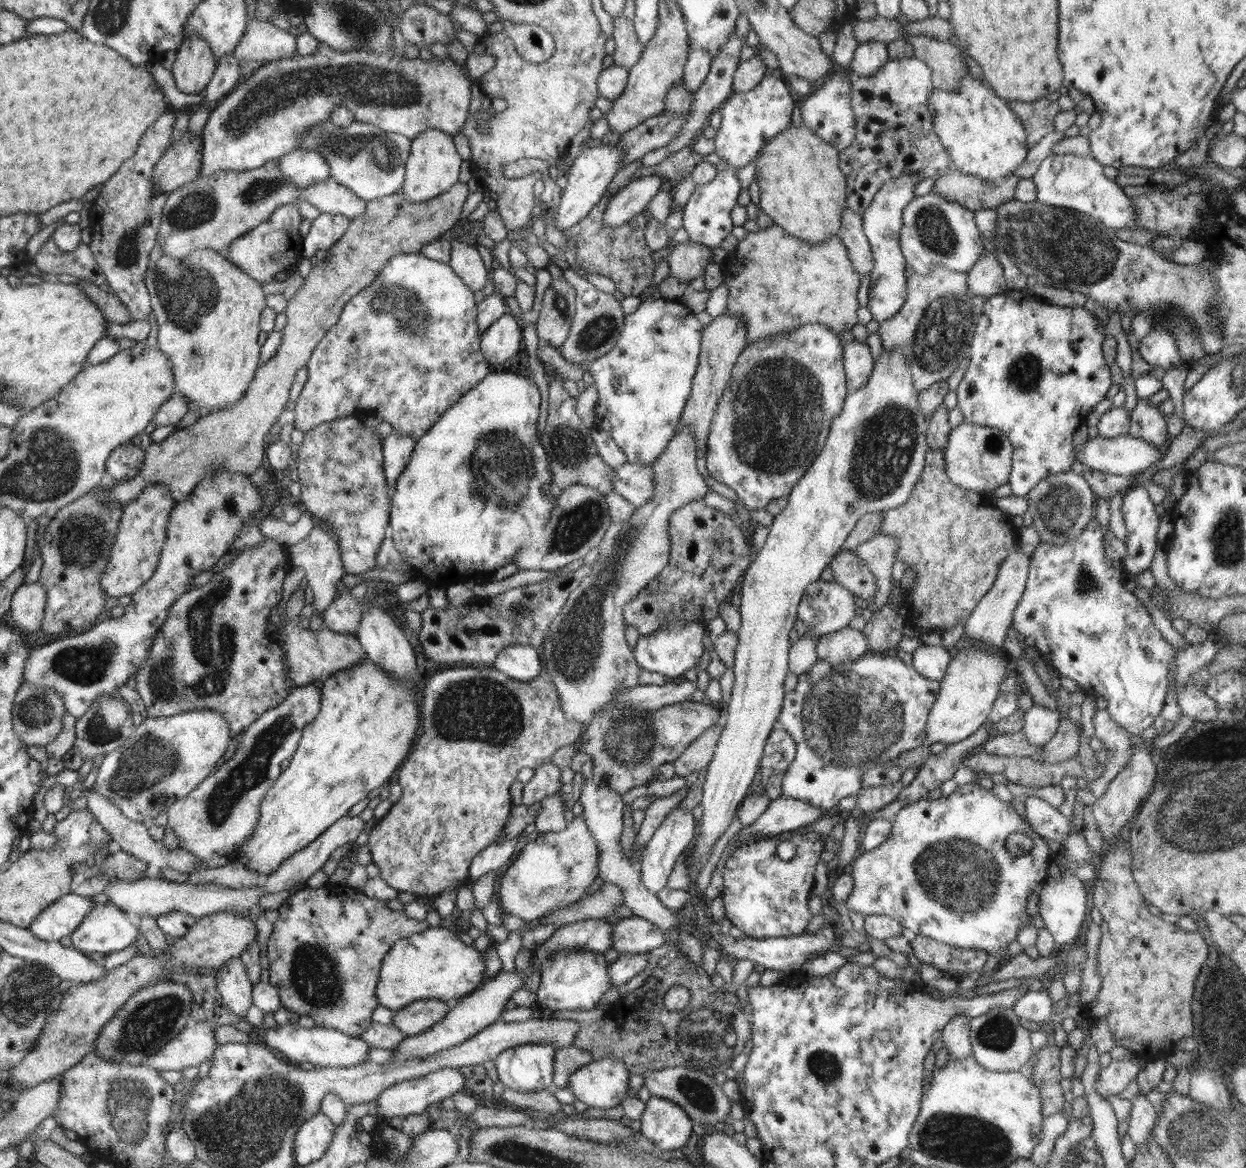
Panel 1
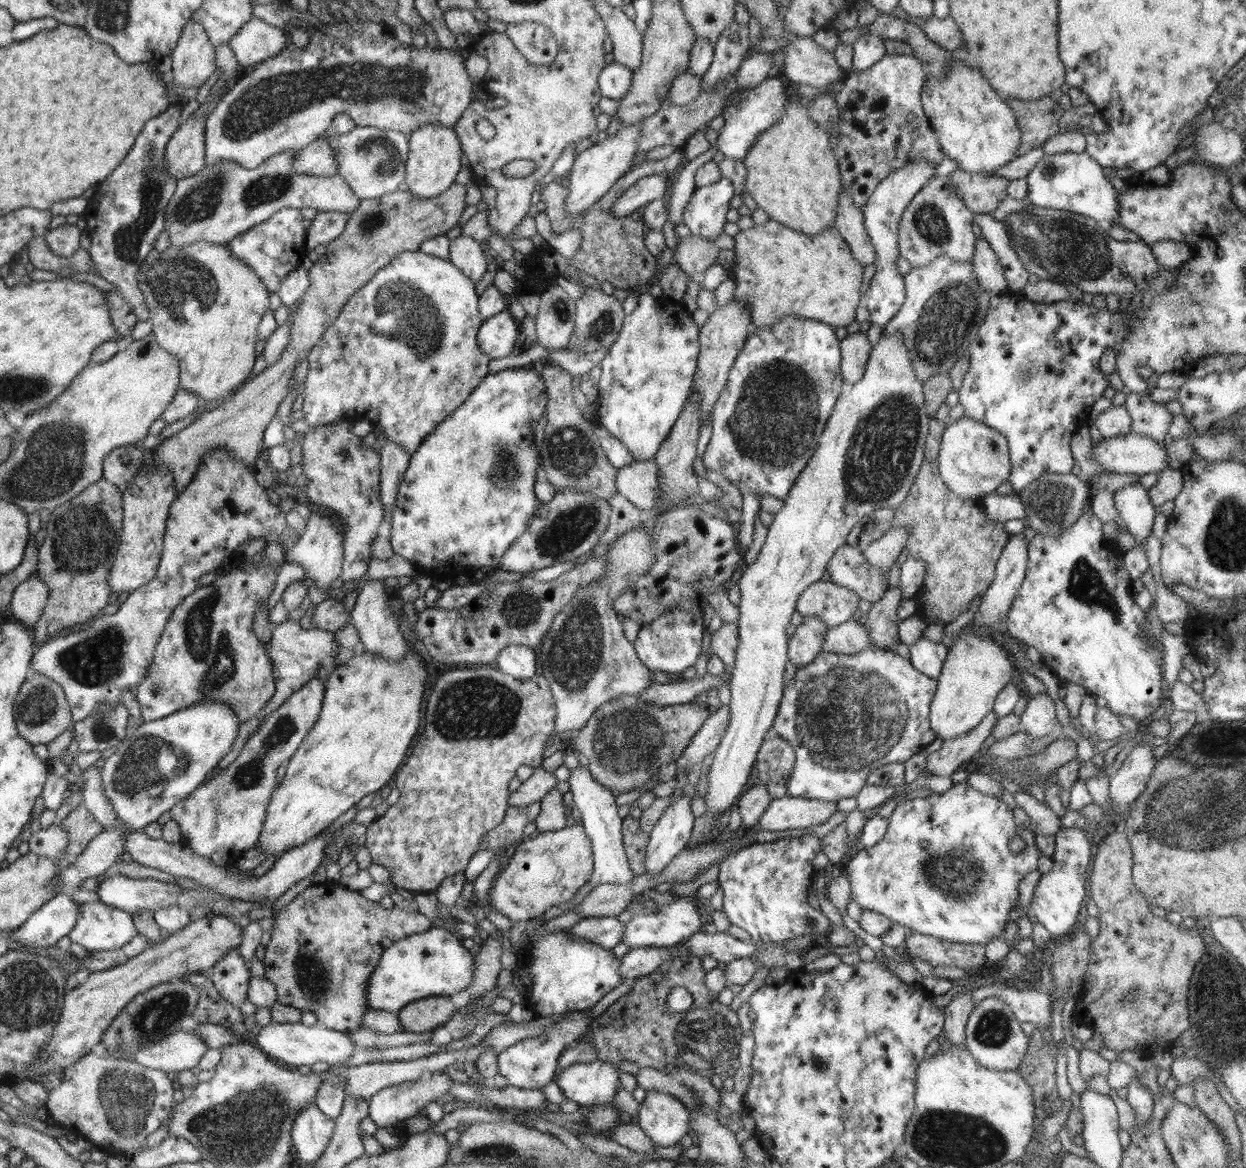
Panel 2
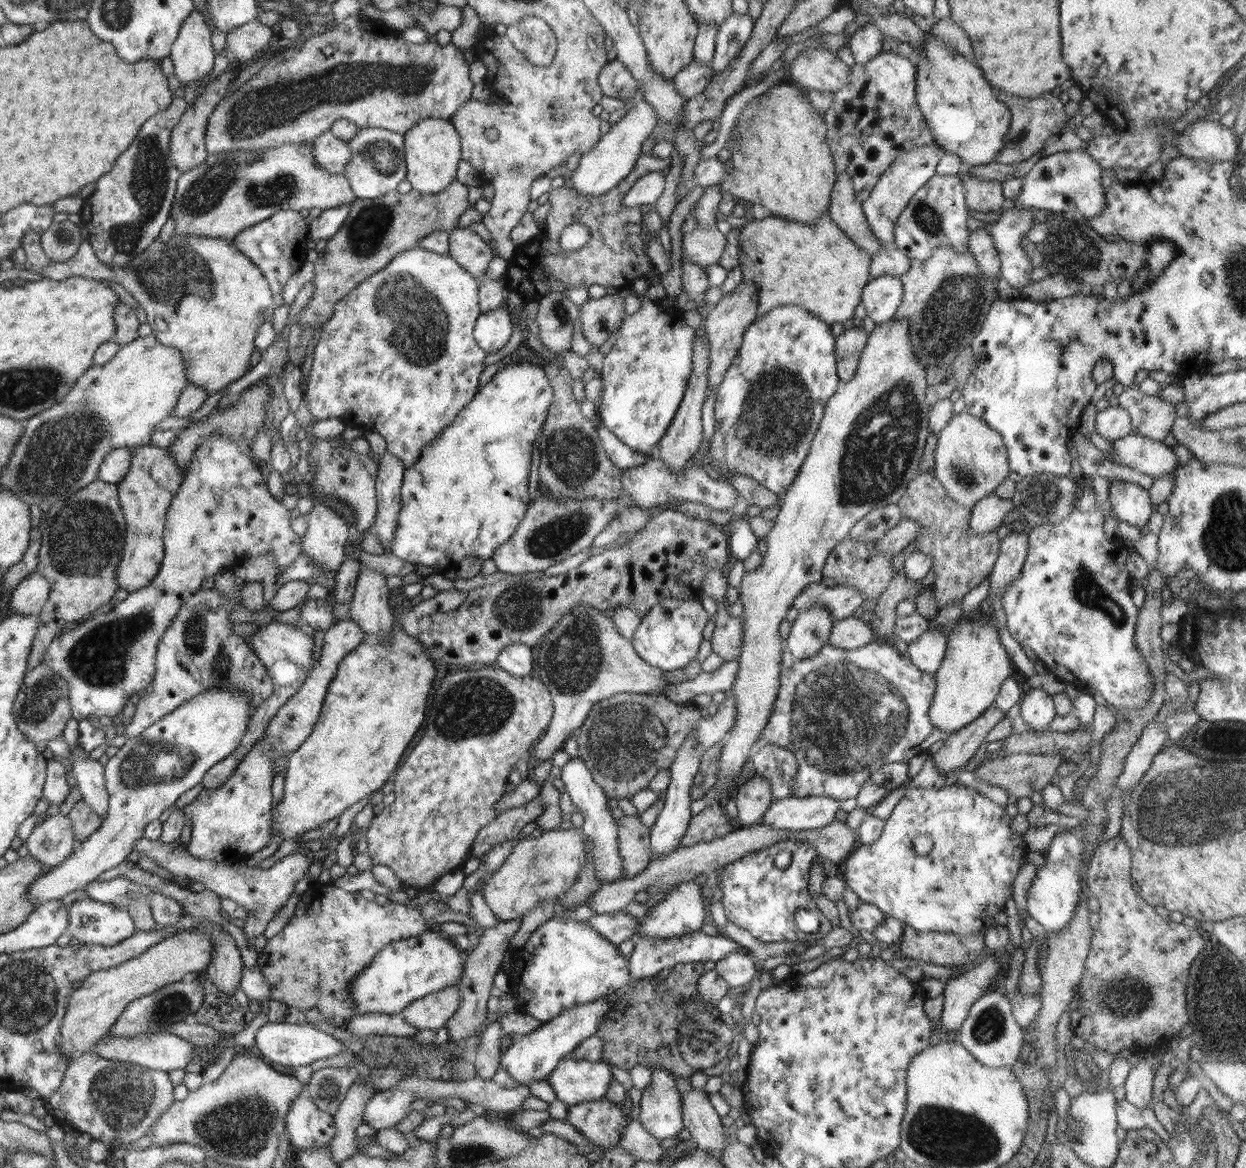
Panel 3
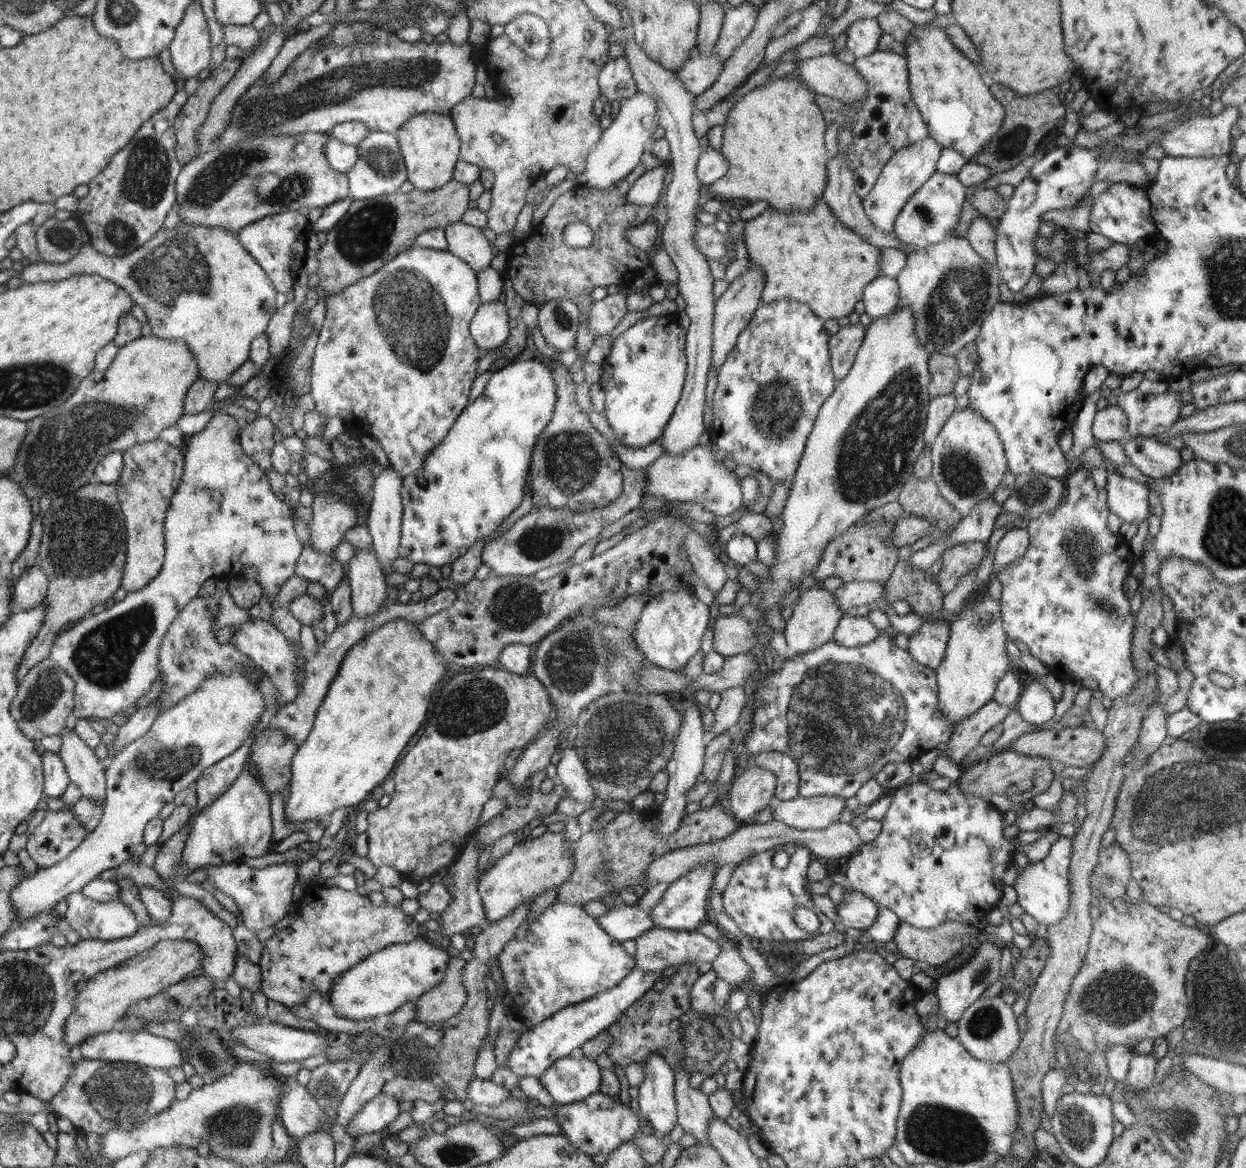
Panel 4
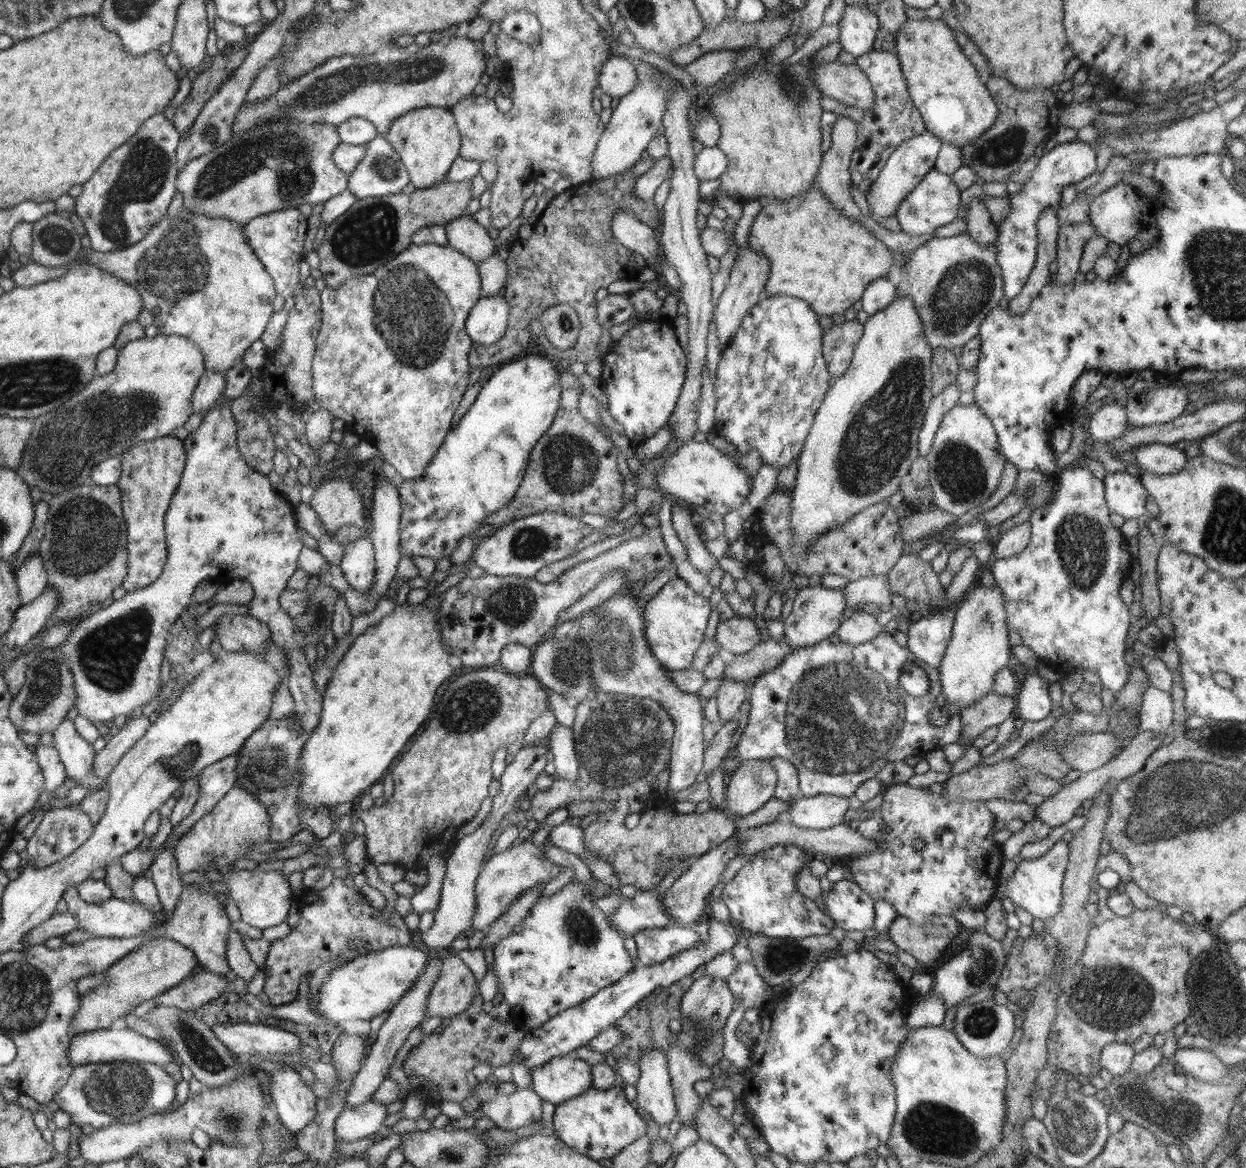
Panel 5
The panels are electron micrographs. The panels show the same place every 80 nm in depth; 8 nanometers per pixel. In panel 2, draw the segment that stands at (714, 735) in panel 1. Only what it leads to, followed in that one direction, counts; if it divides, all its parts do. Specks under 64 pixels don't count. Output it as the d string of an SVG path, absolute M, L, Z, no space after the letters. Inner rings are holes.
M722 705L702 724L690 744L684 749L682 756L676 762L678 770L690 770L694 765L704 761L710 753L714 753L723 740L729 721L730 707Z

